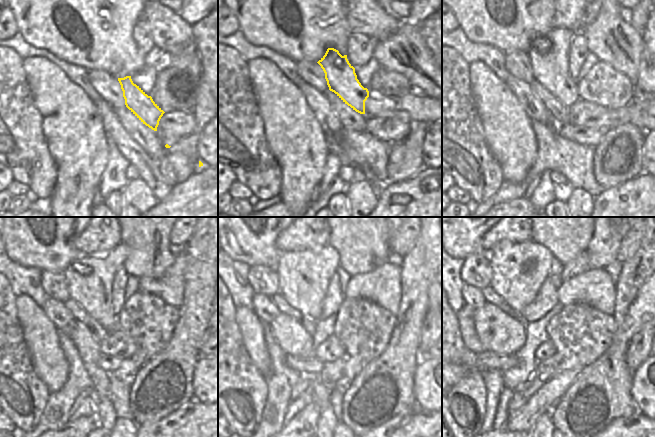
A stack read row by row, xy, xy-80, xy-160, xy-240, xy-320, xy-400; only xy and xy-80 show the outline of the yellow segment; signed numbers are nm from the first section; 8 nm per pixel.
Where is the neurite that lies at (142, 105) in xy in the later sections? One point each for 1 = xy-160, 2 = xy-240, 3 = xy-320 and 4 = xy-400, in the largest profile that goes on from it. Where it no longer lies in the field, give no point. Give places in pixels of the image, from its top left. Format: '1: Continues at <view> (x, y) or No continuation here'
1: Continues at xy-160 (551, 70)
2: Continues at xy-240 (92, 291)
3: Continues at xy-320 (304, 275)
4: Continues at xy-400 (519, 269)

